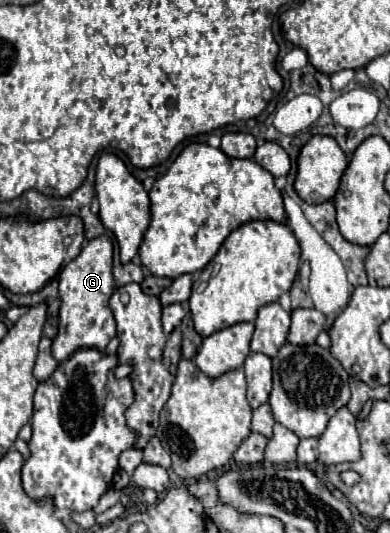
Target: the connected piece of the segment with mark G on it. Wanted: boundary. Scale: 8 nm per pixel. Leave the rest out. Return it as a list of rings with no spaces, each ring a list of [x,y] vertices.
[[[101,234],[81,248],[79,256],[73,258],[57,276],[59,280],[59,326],[53,338],[51,350],[57,360],[67,360],[75,348],[105,348],[115,336],[115,318],[109,308],[109,298],[115,290],[113,282],[113,242],[107,234]]]

